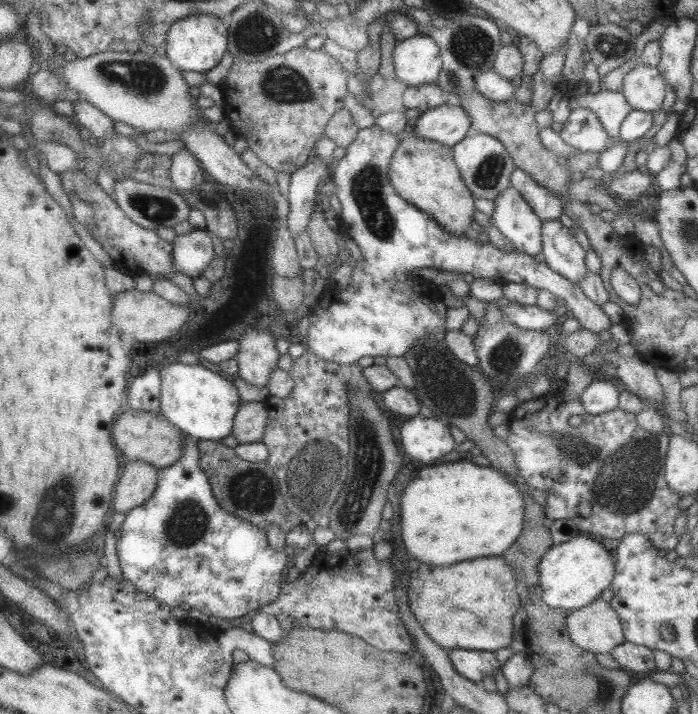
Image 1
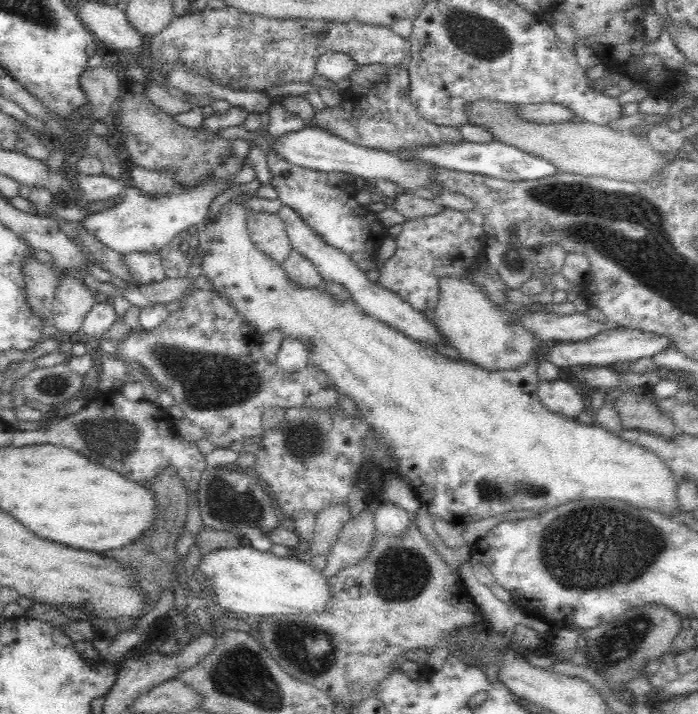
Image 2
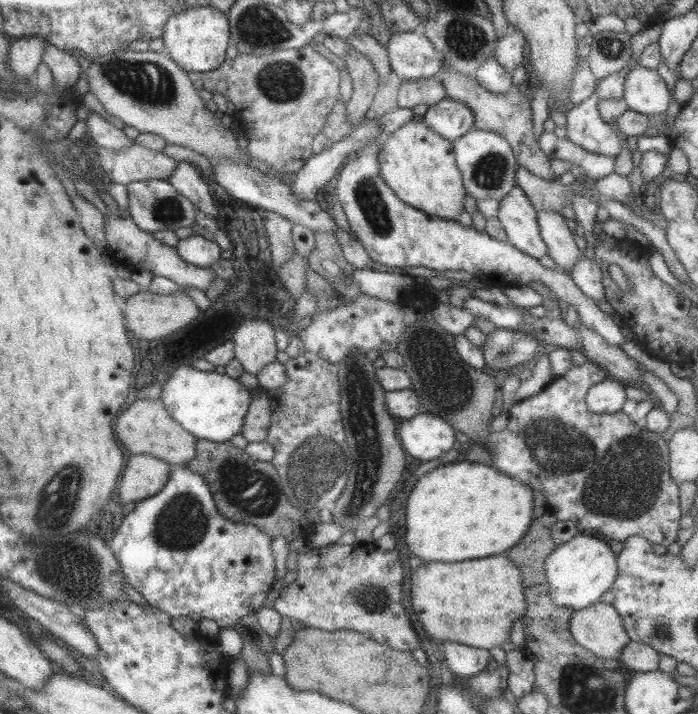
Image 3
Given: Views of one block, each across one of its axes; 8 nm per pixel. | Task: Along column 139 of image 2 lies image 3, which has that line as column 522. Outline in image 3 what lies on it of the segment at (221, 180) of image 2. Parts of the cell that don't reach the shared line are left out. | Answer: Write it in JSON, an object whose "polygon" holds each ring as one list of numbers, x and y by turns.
{"polygon":[[515,186,500,200,498,219,501,220,507,241,518,250,540,259,548,255,548,247,540,235,538,211,522,188]]}

